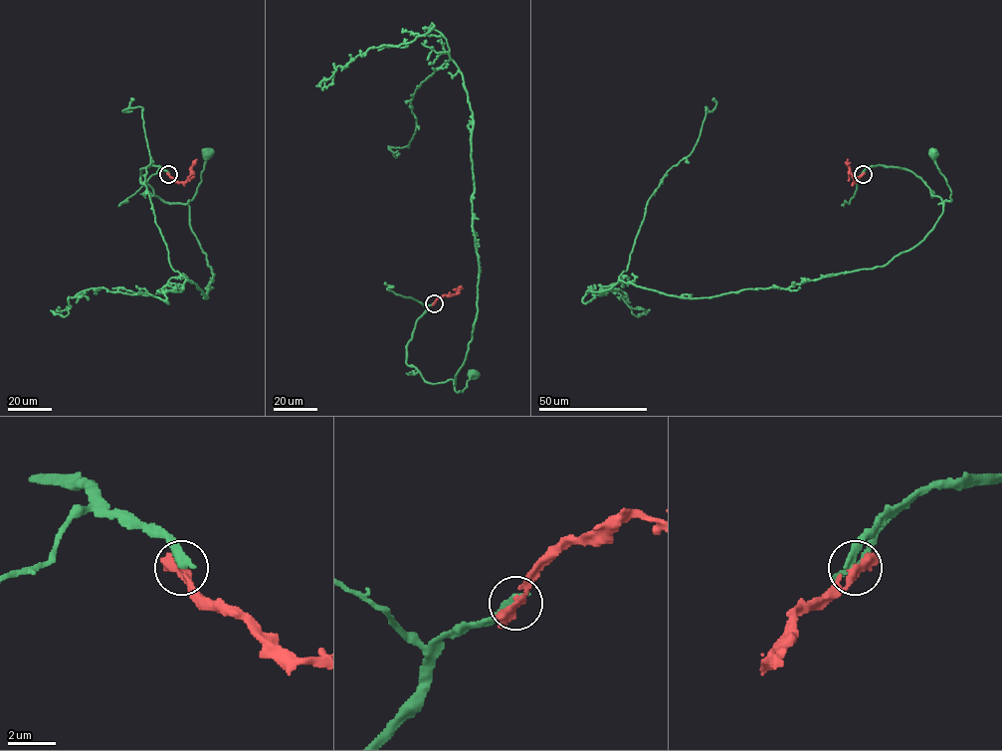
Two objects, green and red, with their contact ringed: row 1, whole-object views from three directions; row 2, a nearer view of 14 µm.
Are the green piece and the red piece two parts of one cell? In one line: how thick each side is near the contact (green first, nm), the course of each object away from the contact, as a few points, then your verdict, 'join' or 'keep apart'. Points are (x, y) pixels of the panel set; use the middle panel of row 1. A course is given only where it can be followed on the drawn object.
400/360 nm | green via (434, 302), (417, 319), (406, 349), (406, 363), (427, 382), (452, 379), (458, 392), (467, 387), (473, 373) | red via (434, 303), (444, 295), (455, 294), (458, 288), (463, 288) | keep apart

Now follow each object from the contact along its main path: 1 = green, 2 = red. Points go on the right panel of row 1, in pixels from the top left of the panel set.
1: (862, 174), (867, 167), (879, 165), (908, 170), (942, 204), (951, 199), (951, 190), (932, 154)
2: (863, 174), (854, 182), (848, 159)

